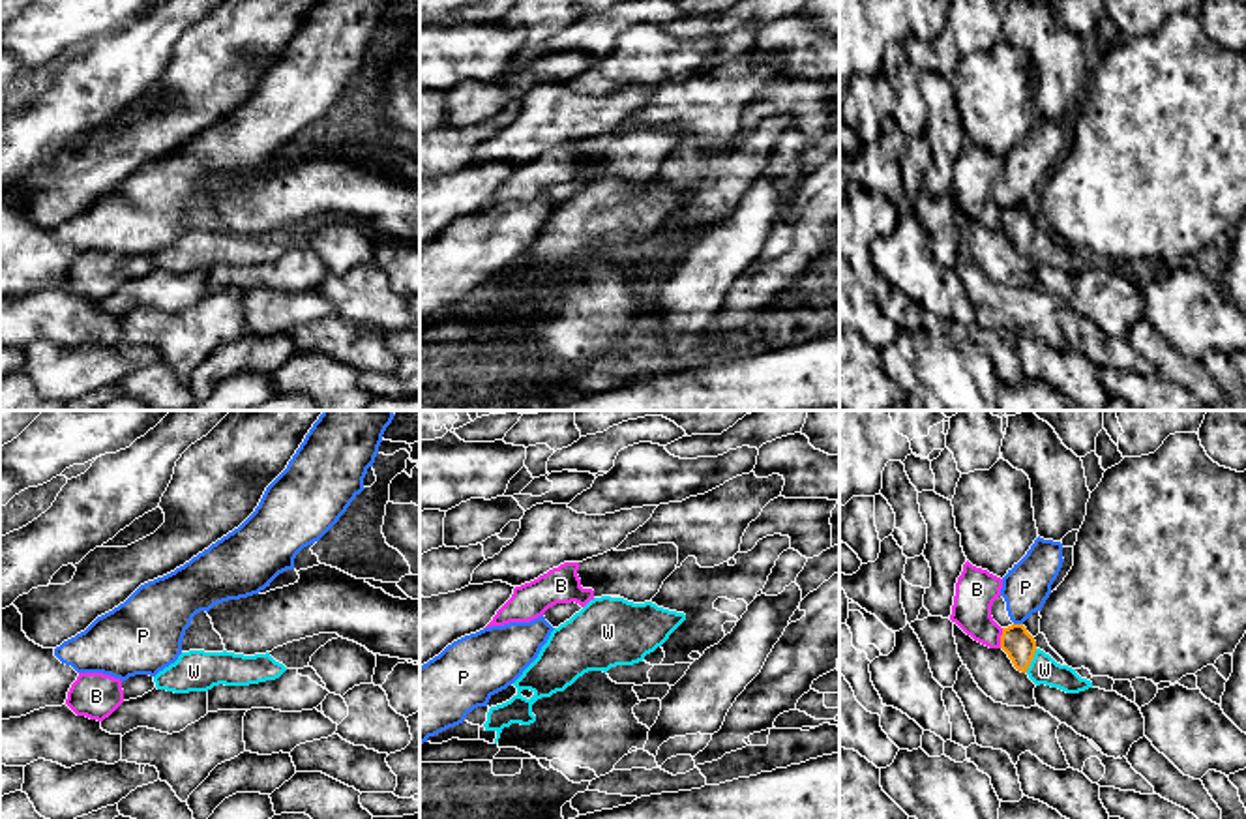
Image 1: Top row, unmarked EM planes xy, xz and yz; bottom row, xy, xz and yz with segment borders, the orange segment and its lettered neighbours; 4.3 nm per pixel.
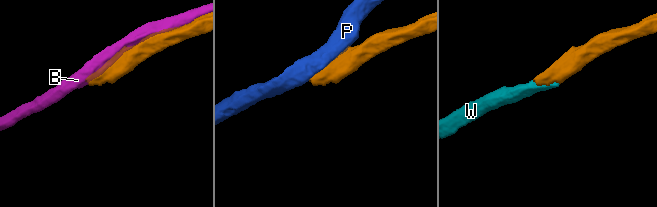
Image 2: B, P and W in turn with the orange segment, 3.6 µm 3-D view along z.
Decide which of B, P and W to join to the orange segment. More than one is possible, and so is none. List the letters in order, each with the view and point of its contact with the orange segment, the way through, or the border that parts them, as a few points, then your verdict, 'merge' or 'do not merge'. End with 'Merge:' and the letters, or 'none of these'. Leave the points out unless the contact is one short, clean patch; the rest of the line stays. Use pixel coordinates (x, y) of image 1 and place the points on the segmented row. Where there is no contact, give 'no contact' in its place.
B: yz (1001, 638) | do not merge
P: yz (1018, 625) | do not merge
W: yz (1031, 660) | across yz (1016, 641), (1031, 660), (1044, 670) | merge
Merge: W

